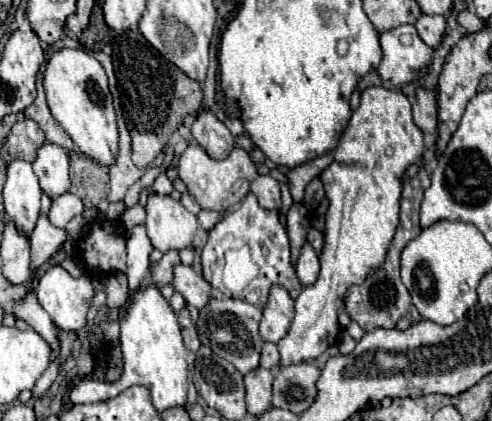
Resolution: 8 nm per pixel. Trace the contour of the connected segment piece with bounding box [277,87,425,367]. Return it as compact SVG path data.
M369 87L369 89L365 89L365 91L361 93L361 103L359 103L357 111L351 115L347 129L343 131L337 147L333 149L333 163L321 173L321 181L323 181L323 185L325 185L325 195L327 195L327 199L329 199L329 211L327 211L327 217L325 217L325 247L323 247L323 253L321 253L321 257L319 257L319 259L321 259L321 273L319 273L317 283L315 283L315 285L309 285L309 287L303 287L301 295L295 299L295 319L293 319L293 323L291 323L291 329L289 329L287 337L277 343L279 355L281 355L279 367L289 367L289 365L293 365L293 363L301 363L301 361L315 359L315 357L323 355L329 345L335 345L335 343L339 341L341 325L339 325L339 321L337 321L337 311L343 307L343 297L345 297L345 293L347 293L347 289L349 289L351 285L363 283L363 279L365 279L371 271L375 271L375 269L379 269L379 267L383 265L387 247L389 247L389 243L391 243L391 239L393 239L393 235L395 235L395 229L397 229L397 225L399 225L399 195L401 195L401 187L403 187L403 181L401 181L403 171L405 171L409 165L413 165L413 163L423 155L423 151L425 151L423 133L421 133L421 129L413 123L409 99L407 99L399 89L385 89L385 87Z

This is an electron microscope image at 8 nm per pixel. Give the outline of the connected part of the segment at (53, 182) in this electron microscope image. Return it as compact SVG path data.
M45 143L37 151L33 171L39 177L41 191L51 199L69 191L69 157L55 143Z

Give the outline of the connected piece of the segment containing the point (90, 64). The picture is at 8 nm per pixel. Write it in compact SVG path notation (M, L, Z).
M61 49L53 53L53 57L47 63L43 87L51 115L73 139L81 155L89 157L93 163L99 163L101 167L115 165L115 157L119 153L117 115L113 109L113 97L109 91L107 75L101 63L83 49Z

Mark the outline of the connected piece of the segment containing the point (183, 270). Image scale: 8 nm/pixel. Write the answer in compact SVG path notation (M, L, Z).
M175 265L175 279L173 279L173 287L175 291L179 291L185 301L197 309L203 309L209 299L213 297L213 287L203 279L203 275L195 273L193 267L189 265Z

